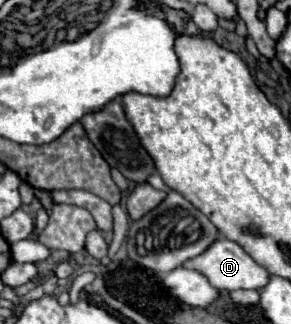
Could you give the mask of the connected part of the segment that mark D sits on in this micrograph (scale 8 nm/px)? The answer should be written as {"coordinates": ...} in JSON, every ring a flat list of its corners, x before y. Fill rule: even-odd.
{"coordinates":[[224,236,214,240,202,254,186,260,184,268,200,272,218,290,236,290,236,288,254,288,254,290,258,290,258,288,264,288,264,284,270,278,270,274,264,272,264,268,260,268,260,264,256,264,236,242,224,240]]}

